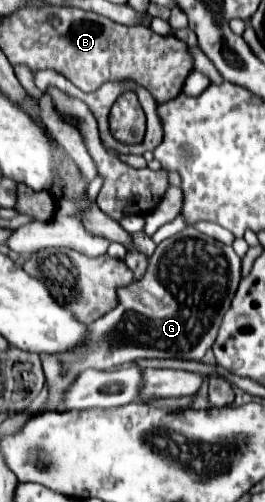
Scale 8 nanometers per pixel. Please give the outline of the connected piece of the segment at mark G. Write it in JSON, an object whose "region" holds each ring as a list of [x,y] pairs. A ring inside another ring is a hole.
{"region":[[[186,227],[178,235],[162,241],[154,255],[148,259],[146,273],[140,279],[134,279],[134,283],[126,287],[118,287],[118,305],[106,313],[104,317],[96,319],[90,325],[90,341],[86,347],[58,353],[54,357],[42,357],[44,373],[50,383],[50,403],[46,409],[58,411],[62,403],[62,395],[68,389],[68,385],[82,373],[86,367],[96,369],[112,369],[122,363],[132,363],[136,359],[192,359],[202,361],[206,351],[214,345],[218,329],[222,325],[224,313],[230,309],[230,301],[234,299],[234,293],[238,289],[238,283],[242,279],[242,259],[234,253],[230,245],[224,245],[194,227]]]}

